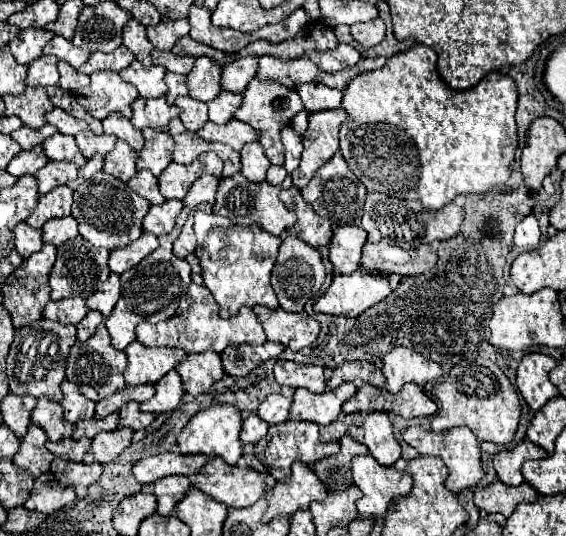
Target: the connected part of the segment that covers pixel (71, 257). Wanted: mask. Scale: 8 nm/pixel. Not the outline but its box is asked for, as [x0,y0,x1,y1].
[50,236,110,300]

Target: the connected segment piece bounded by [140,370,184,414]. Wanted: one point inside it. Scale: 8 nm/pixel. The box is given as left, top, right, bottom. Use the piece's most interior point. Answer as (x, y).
(169, 391)

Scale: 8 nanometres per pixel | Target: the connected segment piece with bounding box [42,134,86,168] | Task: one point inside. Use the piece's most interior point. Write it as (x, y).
(58, 147)

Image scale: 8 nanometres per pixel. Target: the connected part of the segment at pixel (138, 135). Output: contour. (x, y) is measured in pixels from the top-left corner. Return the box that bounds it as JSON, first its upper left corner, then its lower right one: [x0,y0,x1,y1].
[102,112,144,152]

